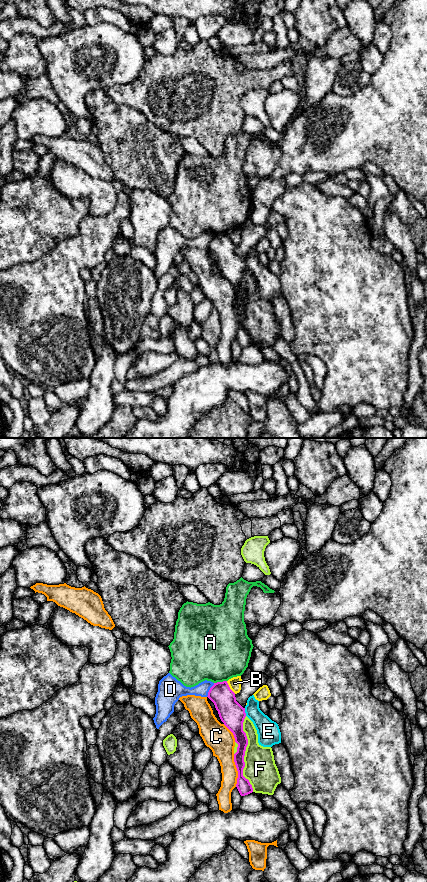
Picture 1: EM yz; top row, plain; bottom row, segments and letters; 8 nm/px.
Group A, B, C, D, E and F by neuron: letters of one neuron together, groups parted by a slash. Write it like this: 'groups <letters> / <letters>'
groups A / B / C / D / E / F

